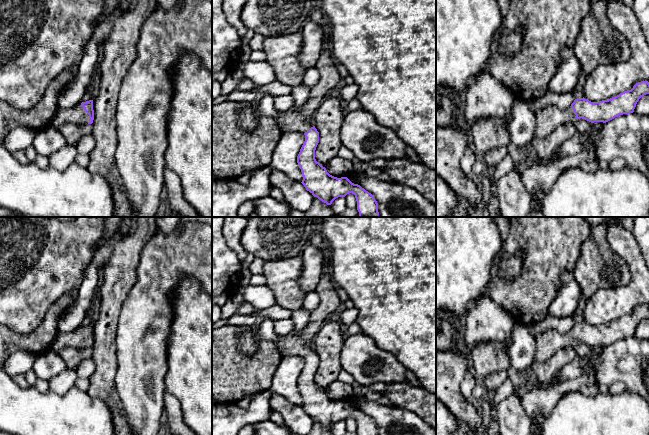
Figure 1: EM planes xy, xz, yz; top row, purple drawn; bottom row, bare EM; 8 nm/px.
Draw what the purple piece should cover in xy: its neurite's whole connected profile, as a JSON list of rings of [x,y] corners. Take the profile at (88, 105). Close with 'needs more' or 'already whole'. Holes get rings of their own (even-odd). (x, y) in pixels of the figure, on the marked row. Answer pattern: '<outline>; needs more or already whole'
[[[93,100],[82,102],[74,108],[58,108],[51,119],[50,126],[58,129],[61,125],[72,124],[92,124],[94,120]]]; needs more

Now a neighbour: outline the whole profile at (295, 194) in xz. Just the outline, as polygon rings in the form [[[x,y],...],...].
[[[271,170],[269,181],[271,188],[282,191],[286,203],[291,208],[305,212],[311,207],[314,199],[313,195],[306,190],[301,182],[292,180],[285,173],[278,170]]]

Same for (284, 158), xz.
[[[297,131],[283,132],[268,167],[271,170],[282,171],[294,181],[302,182],[303,176],[297,163],[297,156],[304,141],[304,133]]]

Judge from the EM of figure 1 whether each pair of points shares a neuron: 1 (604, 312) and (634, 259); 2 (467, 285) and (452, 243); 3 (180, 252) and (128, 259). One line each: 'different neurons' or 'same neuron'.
1: same neuron
2: same neuron
3: different neurons

